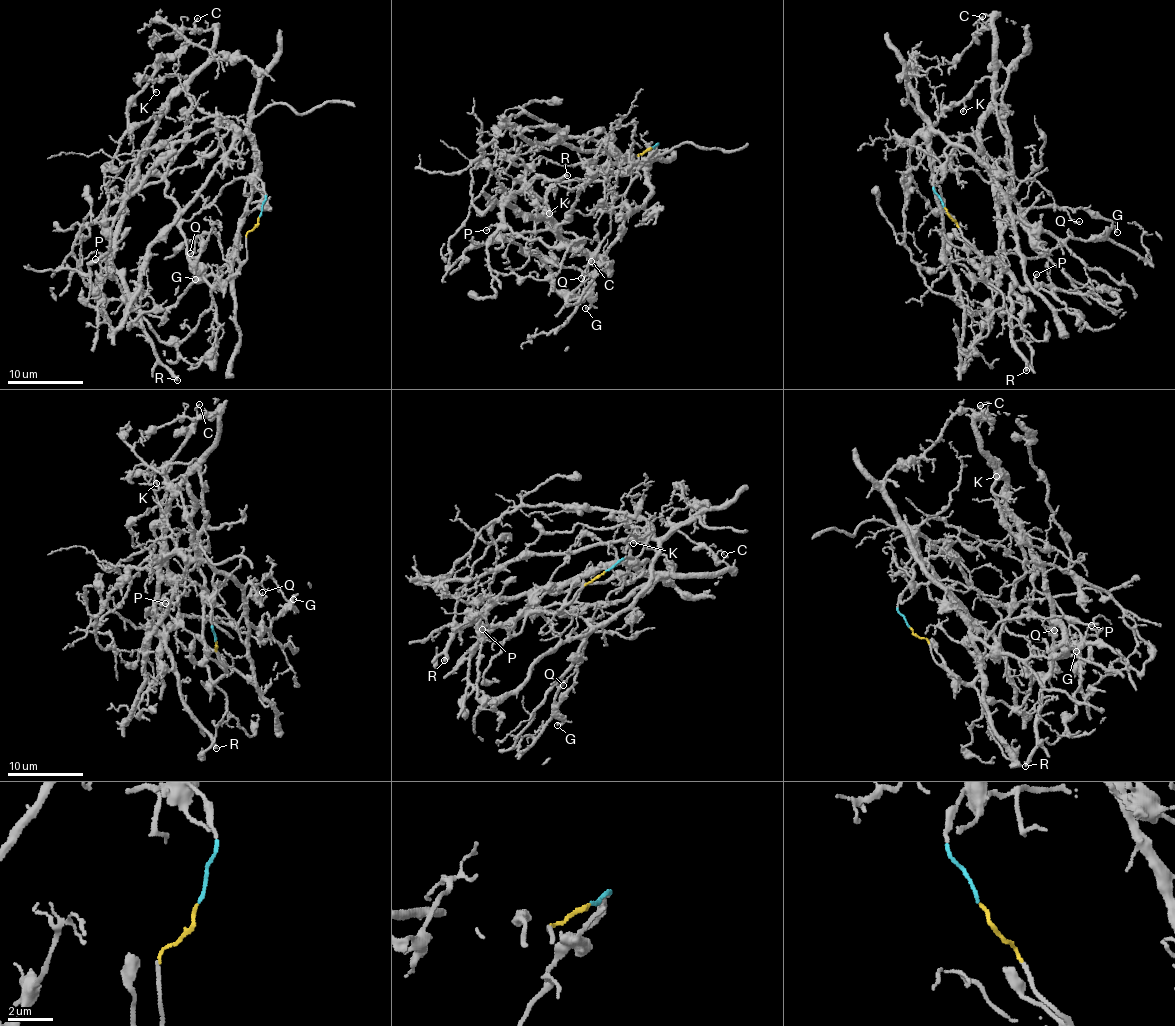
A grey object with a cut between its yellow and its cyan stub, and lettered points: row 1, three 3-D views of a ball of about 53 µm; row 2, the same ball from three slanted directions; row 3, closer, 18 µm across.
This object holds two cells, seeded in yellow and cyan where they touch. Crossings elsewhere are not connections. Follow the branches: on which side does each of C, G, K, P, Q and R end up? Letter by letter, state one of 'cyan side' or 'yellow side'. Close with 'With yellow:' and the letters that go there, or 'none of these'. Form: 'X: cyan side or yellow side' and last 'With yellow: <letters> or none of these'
C: yellow side
G: cyan side
K: yellow side
P: yellow side
Q: cyan side
R: yellow side
With yellow: C, K, P, R

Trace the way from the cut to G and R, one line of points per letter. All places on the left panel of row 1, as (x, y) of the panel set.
G: (260, 217), (265, 196), (256, 155), (258, 177), (231, 257), (216, 276), (203, 282), (199, 274), (195, 278)
R: (258, 217), (247, 258), (205, 279), (164, 192), (181, 90), (111, 254), (178, 381)

